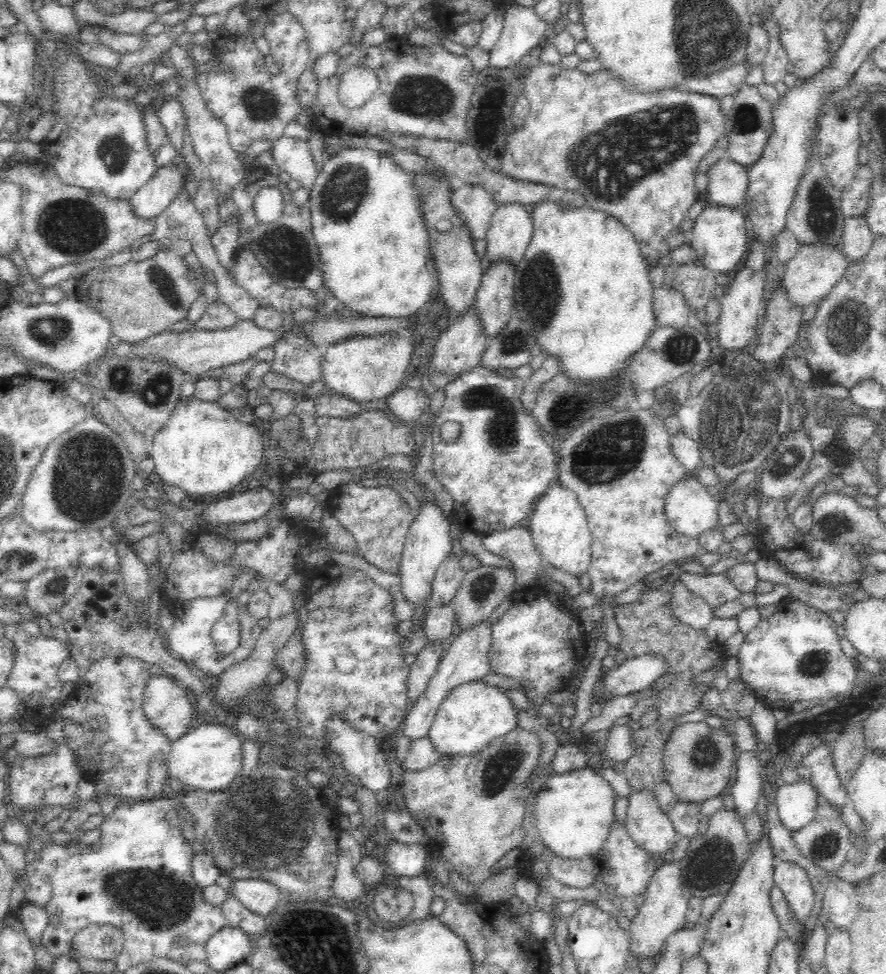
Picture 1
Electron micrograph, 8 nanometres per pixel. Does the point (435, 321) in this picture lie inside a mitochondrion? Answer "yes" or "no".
no

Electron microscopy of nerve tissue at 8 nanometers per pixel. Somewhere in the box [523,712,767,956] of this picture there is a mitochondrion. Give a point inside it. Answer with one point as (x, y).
(714, 864)

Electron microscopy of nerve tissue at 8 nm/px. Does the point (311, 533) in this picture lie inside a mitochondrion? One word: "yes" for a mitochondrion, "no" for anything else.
no

